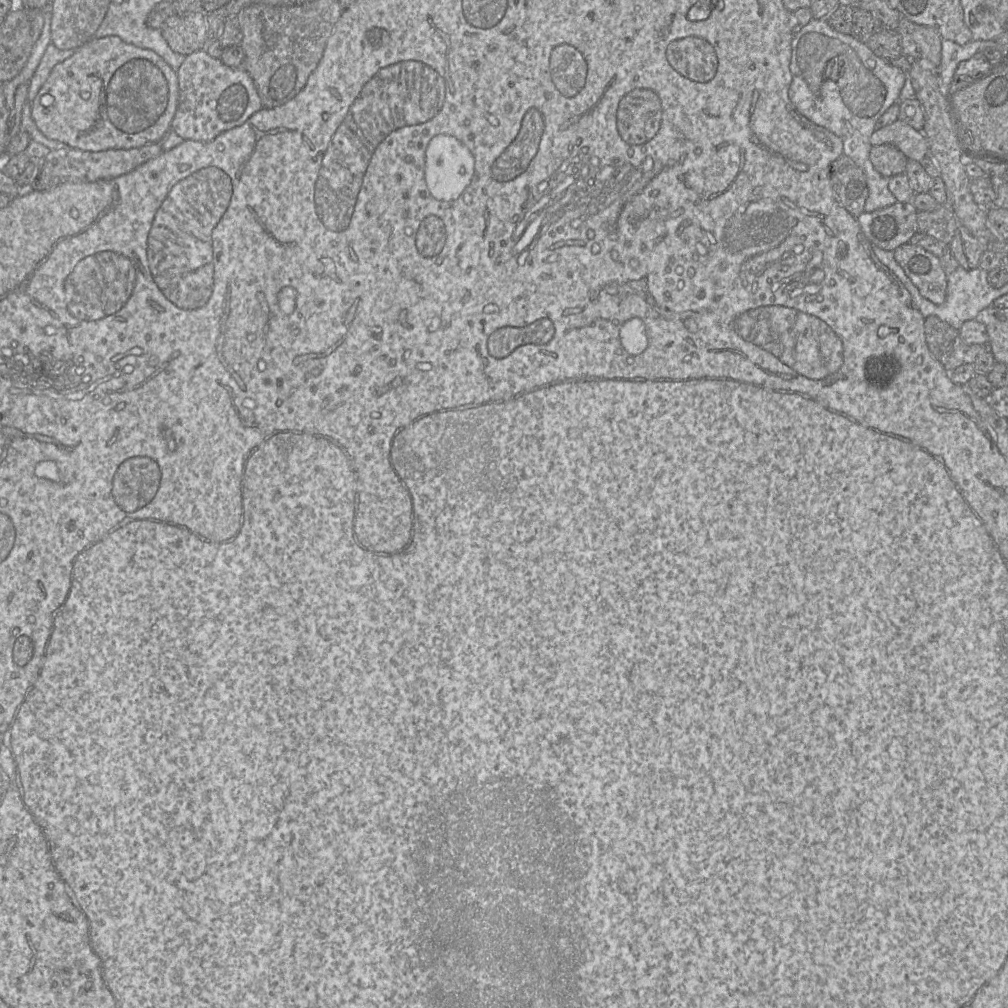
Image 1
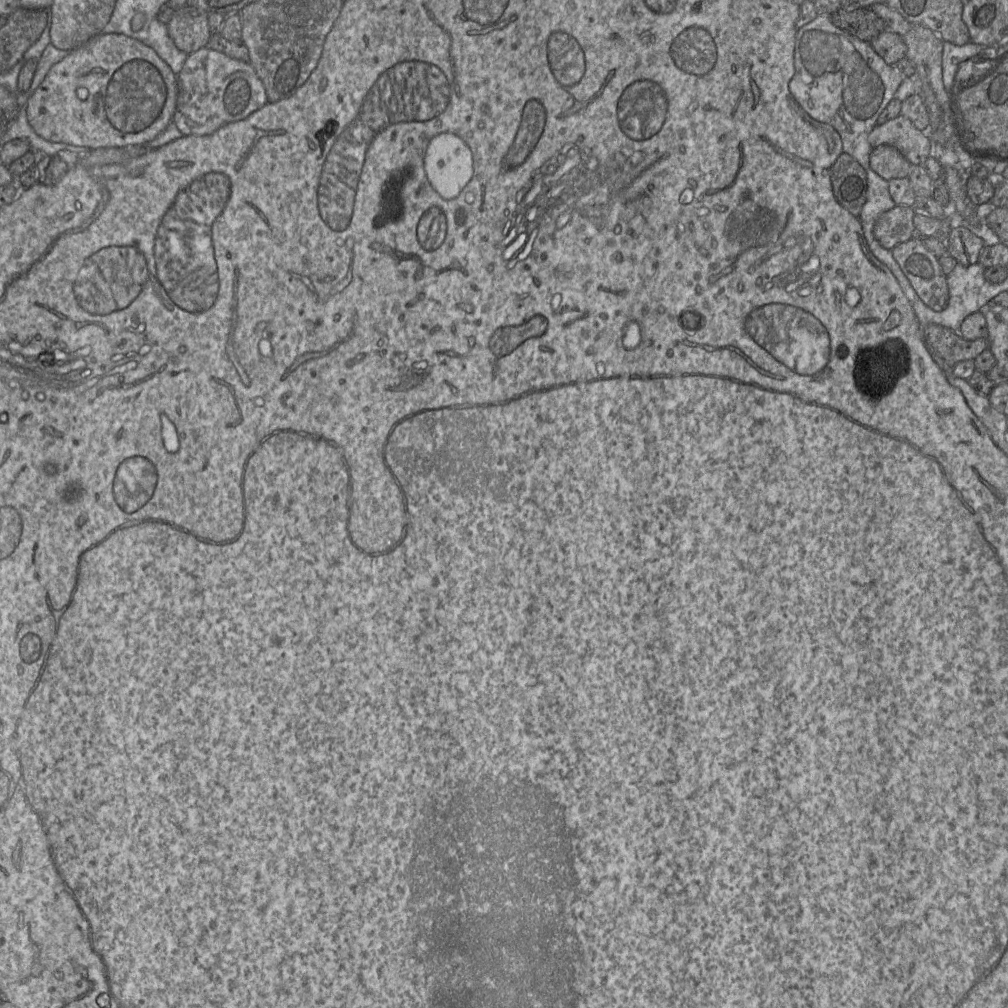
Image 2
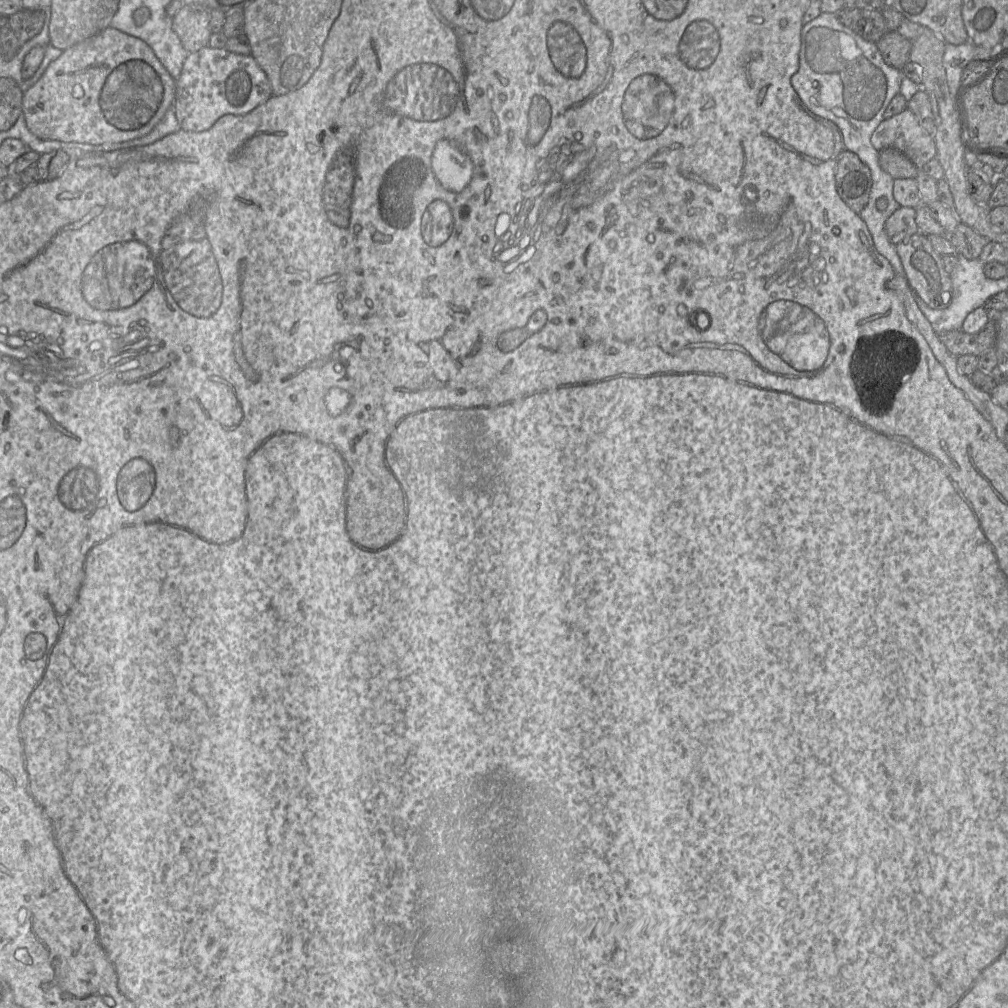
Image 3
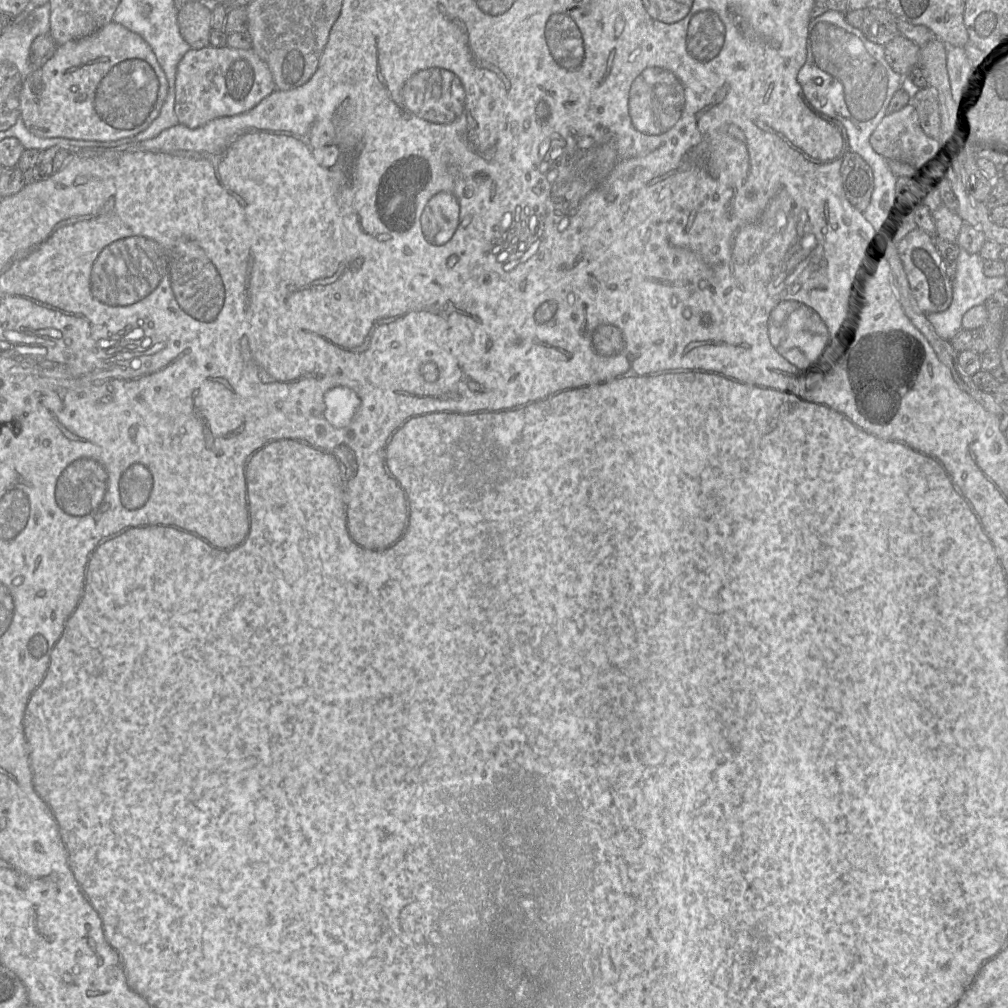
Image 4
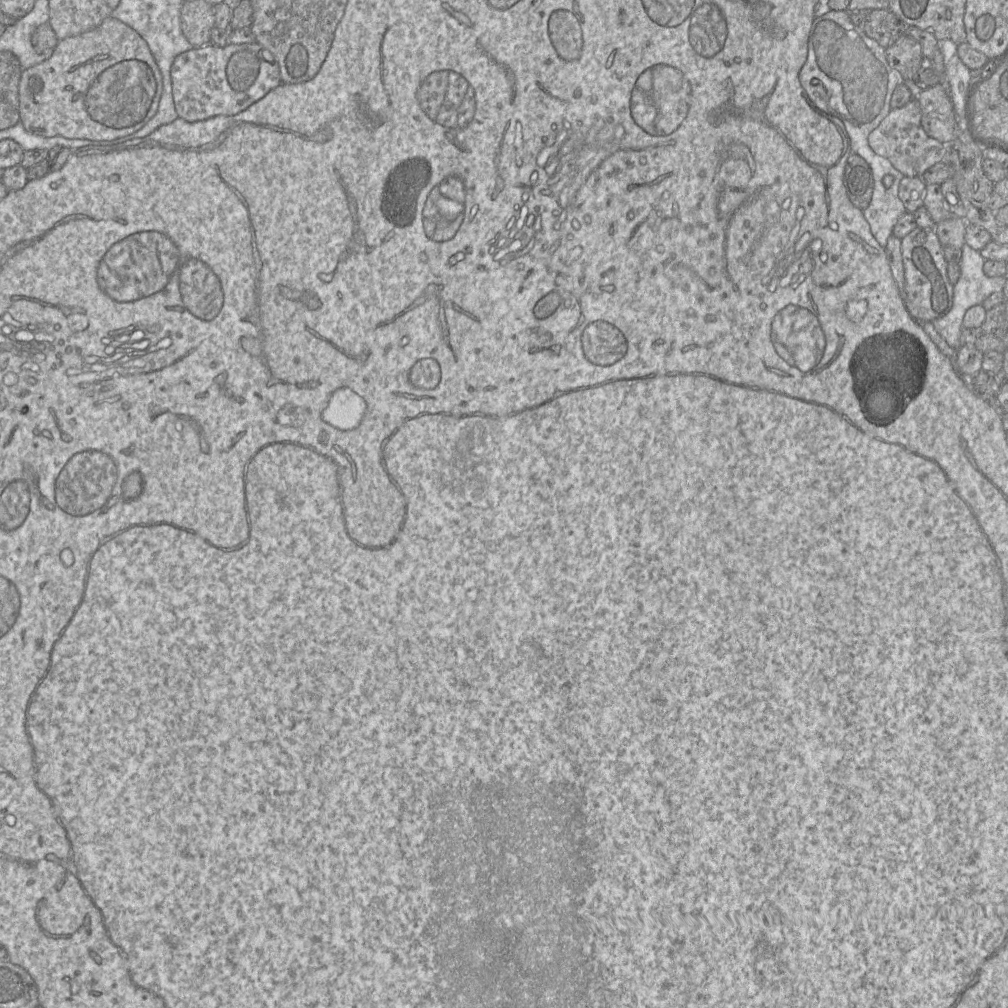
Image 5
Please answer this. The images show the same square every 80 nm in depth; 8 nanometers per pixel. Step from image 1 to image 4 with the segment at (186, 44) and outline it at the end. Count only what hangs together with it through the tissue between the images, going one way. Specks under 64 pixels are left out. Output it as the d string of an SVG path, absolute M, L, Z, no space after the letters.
M189 1L177 14L180 34L192 49L210 45L212 4Z

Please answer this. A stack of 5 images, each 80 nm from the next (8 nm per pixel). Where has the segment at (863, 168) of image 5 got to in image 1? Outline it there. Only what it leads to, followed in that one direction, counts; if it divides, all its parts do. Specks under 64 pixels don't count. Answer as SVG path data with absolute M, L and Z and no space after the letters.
M840 155L831 166L831 184L838 202L854 217L864 211L868 188L863 170L847 155Z

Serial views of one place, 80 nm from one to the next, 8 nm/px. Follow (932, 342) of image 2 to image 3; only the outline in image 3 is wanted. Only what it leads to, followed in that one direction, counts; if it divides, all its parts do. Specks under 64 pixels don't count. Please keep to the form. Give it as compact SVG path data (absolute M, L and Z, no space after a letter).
M993 320L978 333L969 334L962 330L938 333L939 339L955 357L962 355L980 355L995 350L997 328Z

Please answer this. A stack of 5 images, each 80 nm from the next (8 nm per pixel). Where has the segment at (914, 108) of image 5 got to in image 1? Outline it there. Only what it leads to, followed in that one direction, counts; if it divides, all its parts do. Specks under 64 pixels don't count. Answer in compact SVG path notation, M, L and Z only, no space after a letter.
M897 119L891 124L875 129L870 136L872 146L890 144L898 148L908 160L920 161L929 154L928 143L922 131Z

